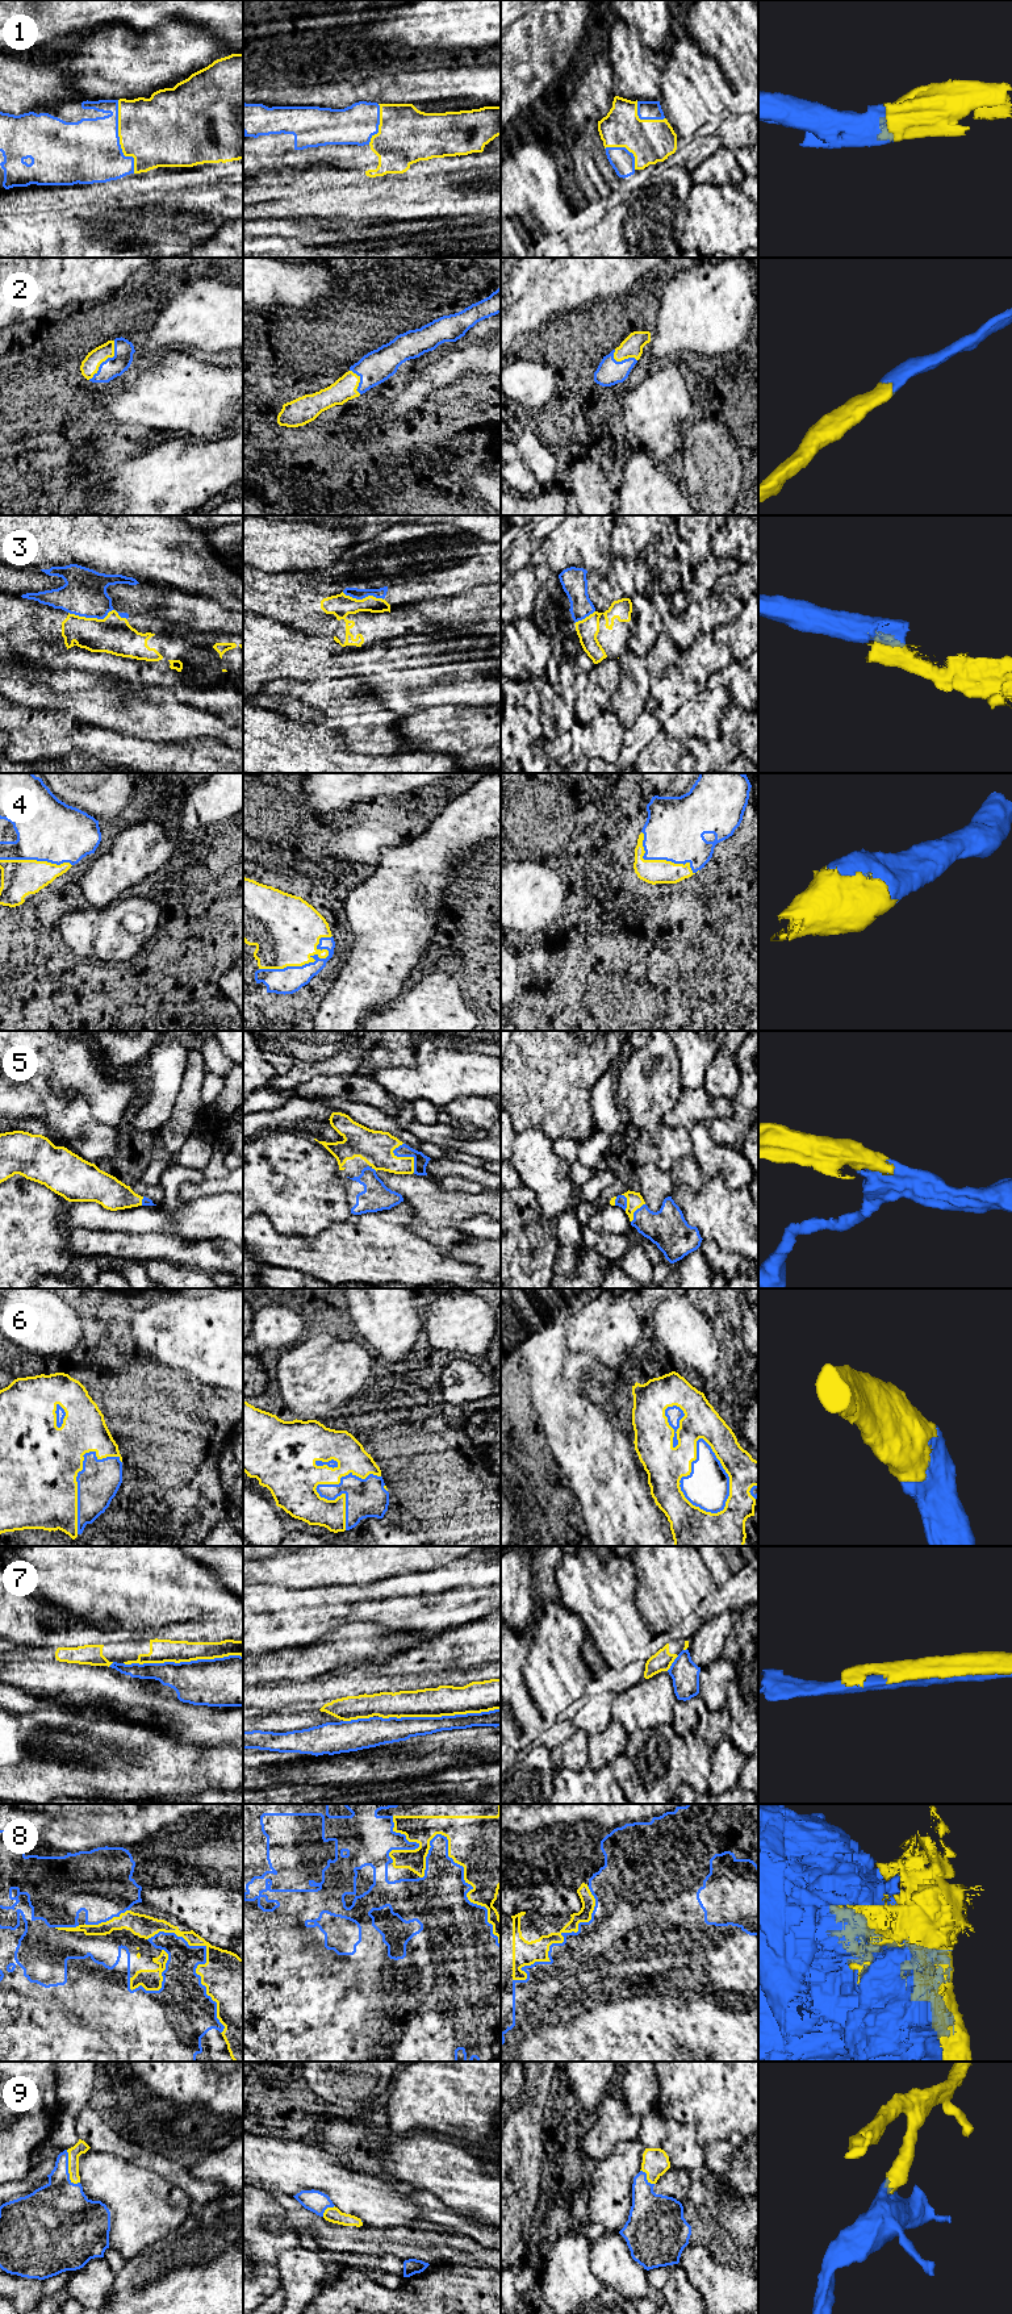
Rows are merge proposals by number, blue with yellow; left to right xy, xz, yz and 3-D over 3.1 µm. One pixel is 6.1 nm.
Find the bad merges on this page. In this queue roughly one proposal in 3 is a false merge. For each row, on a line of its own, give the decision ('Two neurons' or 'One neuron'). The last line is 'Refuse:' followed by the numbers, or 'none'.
1: One neuron
2: One neuron
3: Two neurons
4: One neuron
5: One neuron
6: One neuron
7: Two neurons
8: Two neurons
9: One neuron
Refuse: 3, 7, 8

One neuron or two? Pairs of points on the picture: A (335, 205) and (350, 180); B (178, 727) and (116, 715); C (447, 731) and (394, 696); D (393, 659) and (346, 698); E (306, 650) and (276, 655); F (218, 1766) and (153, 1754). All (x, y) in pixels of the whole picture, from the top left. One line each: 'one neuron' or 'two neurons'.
A: two neurons
B: one neuron
C: two neurons
D: two neurons
E: one neuron
F: one neuron

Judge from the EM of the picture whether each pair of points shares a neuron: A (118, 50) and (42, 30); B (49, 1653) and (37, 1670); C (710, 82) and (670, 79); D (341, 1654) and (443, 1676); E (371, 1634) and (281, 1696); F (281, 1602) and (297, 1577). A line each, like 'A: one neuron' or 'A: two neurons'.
A: two neurons
B: two neurons
C: one neuron
D: one neuron
E: one neuron
F: two neurons

